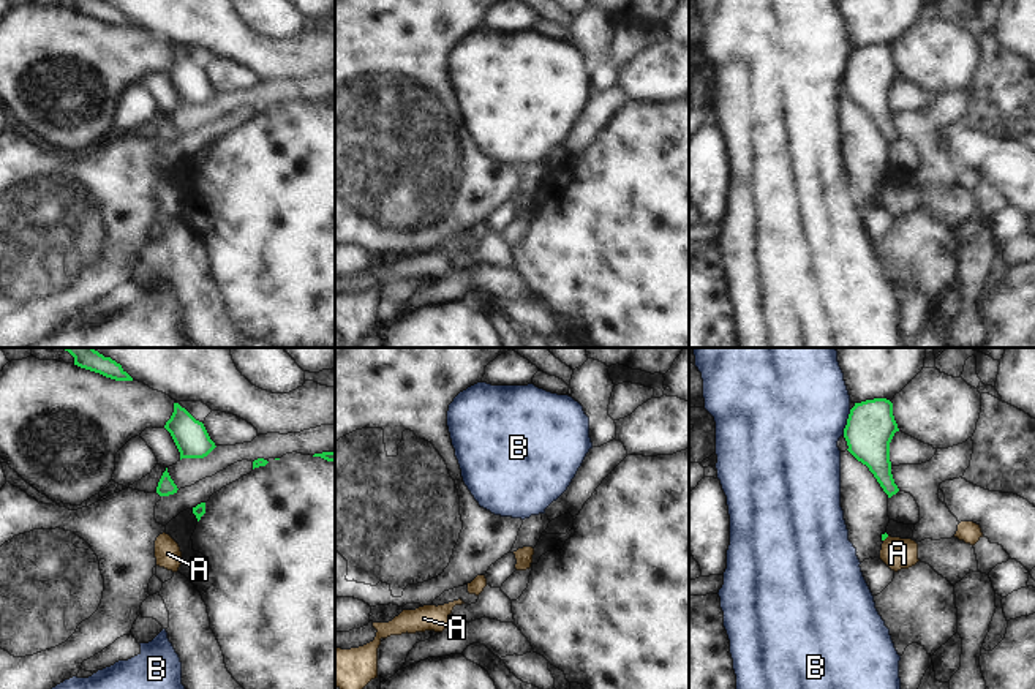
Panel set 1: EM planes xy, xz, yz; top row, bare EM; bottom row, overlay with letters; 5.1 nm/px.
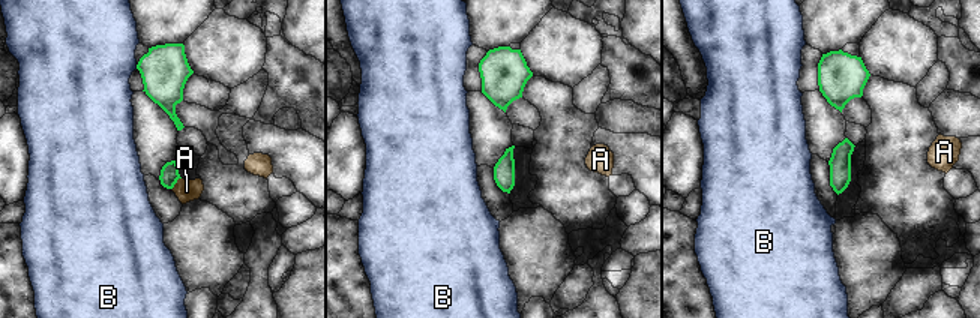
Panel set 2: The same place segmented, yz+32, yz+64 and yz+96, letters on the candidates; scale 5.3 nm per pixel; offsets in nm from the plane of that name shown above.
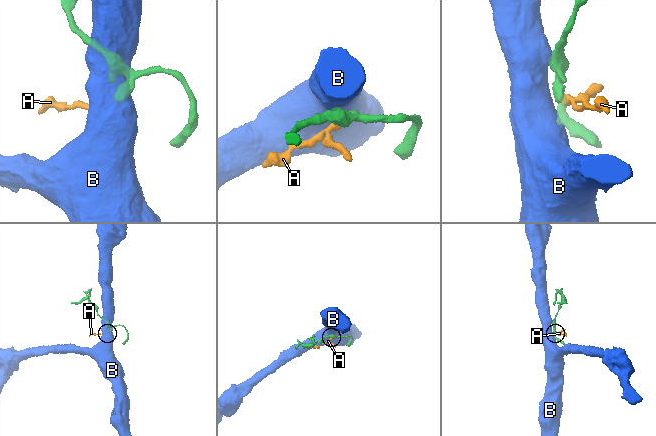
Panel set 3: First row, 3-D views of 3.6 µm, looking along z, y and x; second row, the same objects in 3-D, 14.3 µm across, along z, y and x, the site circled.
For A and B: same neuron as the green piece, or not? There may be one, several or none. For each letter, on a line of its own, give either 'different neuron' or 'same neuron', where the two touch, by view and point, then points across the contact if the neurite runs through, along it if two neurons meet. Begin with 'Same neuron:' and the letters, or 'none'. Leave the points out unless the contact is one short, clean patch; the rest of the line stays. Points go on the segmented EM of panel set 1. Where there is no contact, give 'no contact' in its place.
Same neuron: none
A: different neuron; contact yz (885, 538); border yz (888, 536), (884, 541)
B: different neuron; contact yz (847, 422); border yz (850, 410), (843, 435)

